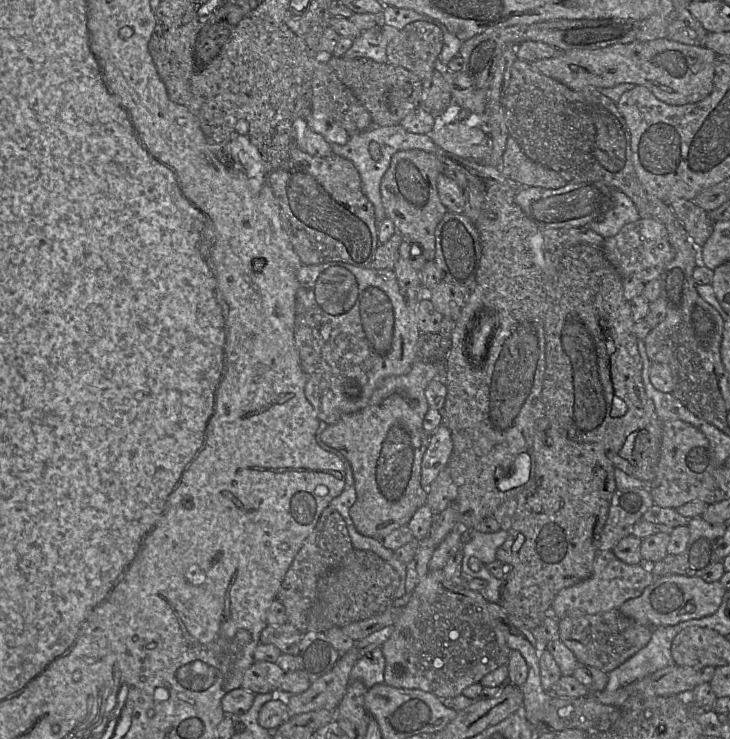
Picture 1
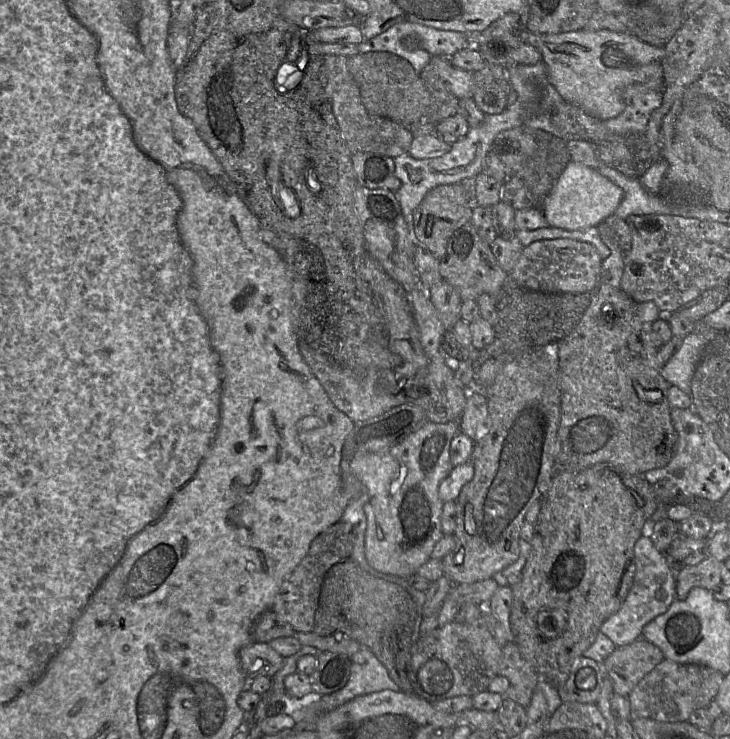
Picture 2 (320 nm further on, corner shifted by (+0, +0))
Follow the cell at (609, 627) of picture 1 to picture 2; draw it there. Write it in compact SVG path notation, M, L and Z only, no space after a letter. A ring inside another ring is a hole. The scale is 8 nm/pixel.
M639 638L616 647L604 660L602 667L612 682L614 692L628 697L641 679L663 659L664 654L657 646Z

